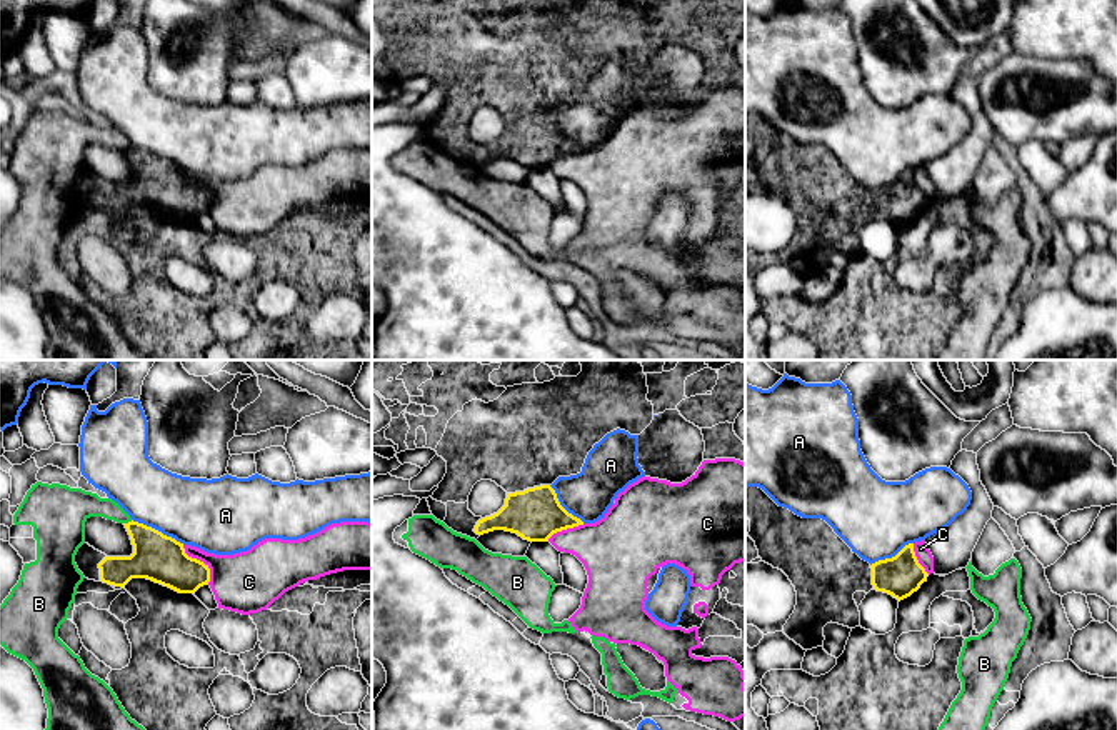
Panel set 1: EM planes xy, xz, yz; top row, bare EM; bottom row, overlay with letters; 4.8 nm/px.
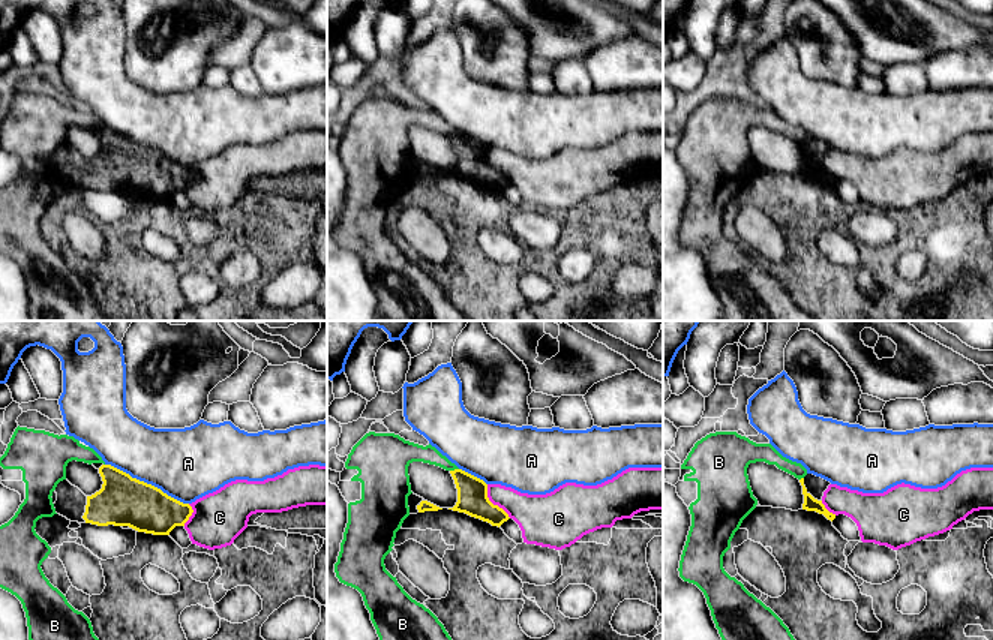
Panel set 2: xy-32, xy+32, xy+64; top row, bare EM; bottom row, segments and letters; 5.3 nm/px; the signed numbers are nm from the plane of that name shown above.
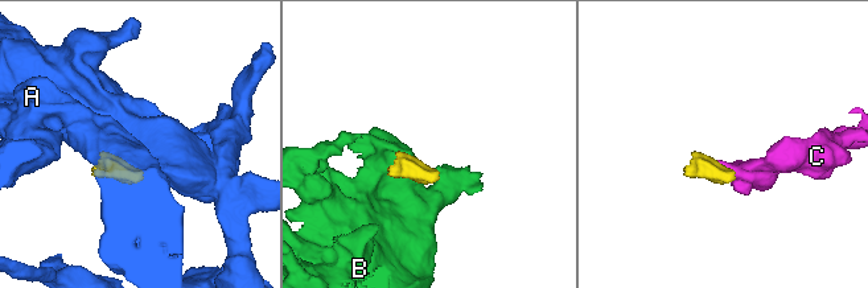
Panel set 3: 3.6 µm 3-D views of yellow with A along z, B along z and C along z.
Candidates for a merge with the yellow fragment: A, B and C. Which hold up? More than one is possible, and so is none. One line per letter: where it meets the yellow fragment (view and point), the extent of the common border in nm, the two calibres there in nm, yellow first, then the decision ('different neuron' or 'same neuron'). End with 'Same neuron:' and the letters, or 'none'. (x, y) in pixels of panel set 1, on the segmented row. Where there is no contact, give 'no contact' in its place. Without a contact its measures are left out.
A: contact xy (157, 530); length 280 nm; calibres 220 and 340 nm; different neuron
B: contact xy (129, 522); length 50 nm; calibres 220 and 140 nm; different neuron
C: contact xy (202, 562); length 240 nm; calibres 220 and 300 nm; different neuron
Same neuron: none

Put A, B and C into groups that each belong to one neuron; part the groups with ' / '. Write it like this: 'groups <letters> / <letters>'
groups A / B C

